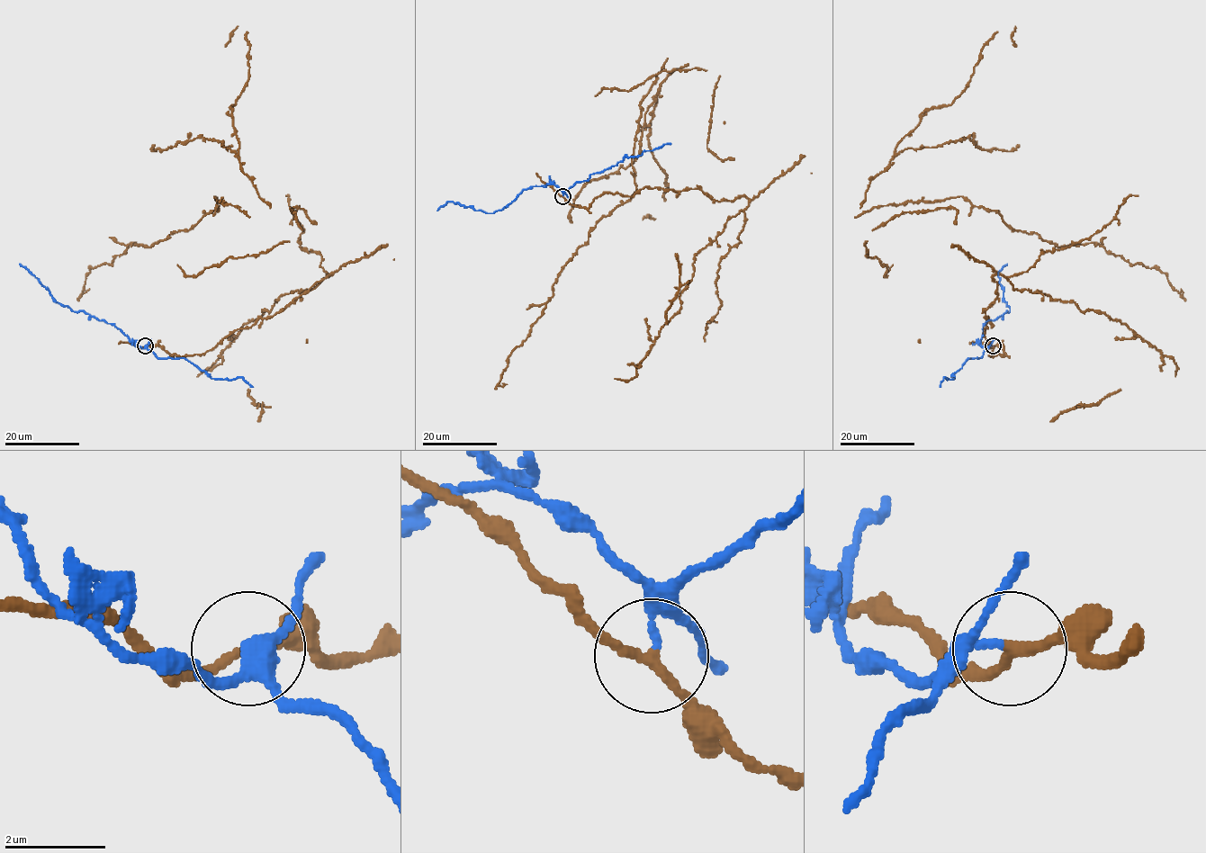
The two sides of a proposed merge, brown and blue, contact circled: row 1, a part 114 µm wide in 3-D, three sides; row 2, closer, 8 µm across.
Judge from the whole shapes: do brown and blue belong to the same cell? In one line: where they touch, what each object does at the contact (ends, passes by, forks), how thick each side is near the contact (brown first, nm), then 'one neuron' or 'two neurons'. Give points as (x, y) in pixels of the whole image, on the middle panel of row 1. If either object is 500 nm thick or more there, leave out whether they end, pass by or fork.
at (562, 196); brown passes by; blue ends there; 190 nm thick on the brown side, 150 nm on the other; two neurons

